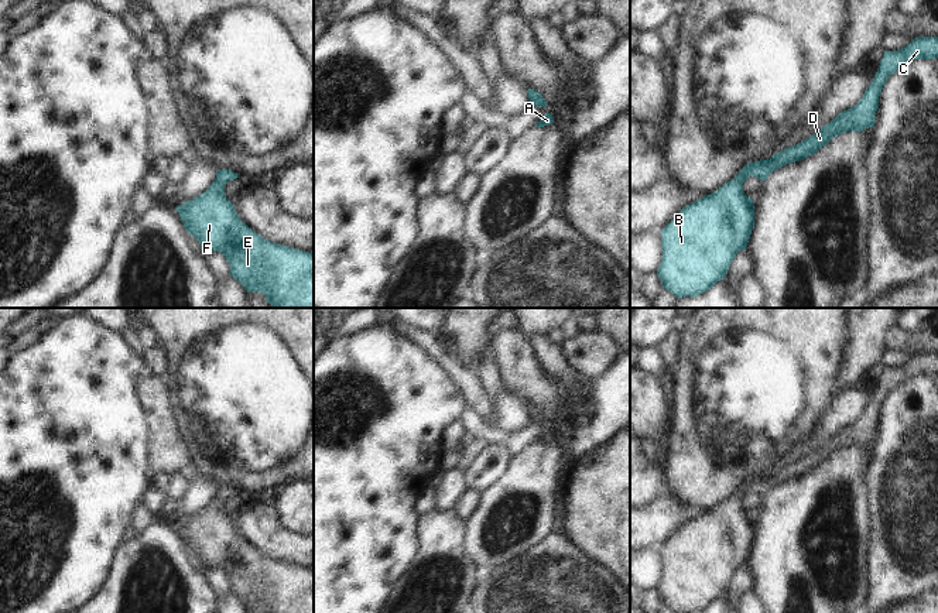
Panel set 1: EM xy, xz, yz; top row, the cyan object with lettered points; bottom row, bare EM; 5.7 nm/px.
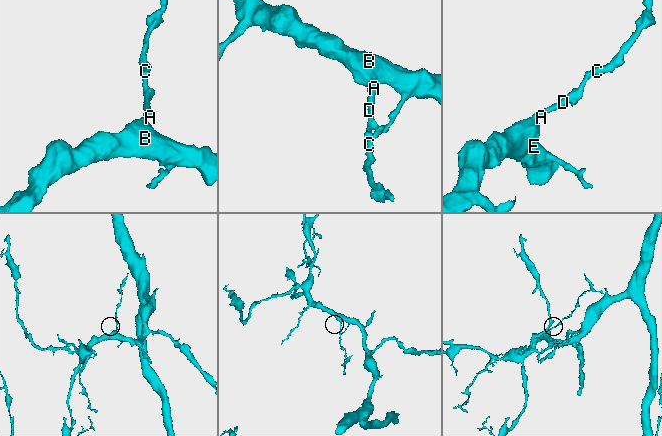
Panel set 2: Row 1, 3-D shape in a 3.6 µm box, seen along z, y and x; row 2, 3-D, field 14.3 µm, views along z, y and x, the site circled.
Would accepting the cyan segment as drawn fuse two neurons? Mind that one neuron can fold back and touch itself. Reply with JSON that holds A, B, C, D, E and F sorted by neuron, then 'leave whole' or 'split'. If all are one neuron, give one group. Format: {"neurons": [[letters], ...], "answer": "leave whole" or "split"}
{"neurons": [["A", "B", "C", "D", "E", "F"]], "answer": "leave whole"}

